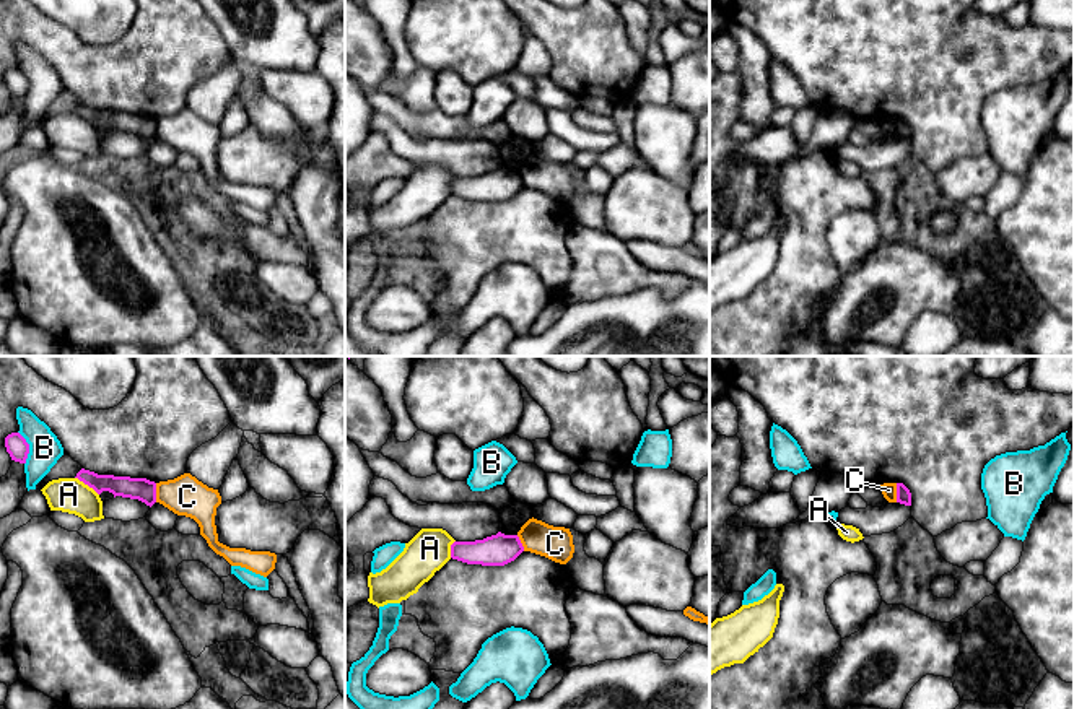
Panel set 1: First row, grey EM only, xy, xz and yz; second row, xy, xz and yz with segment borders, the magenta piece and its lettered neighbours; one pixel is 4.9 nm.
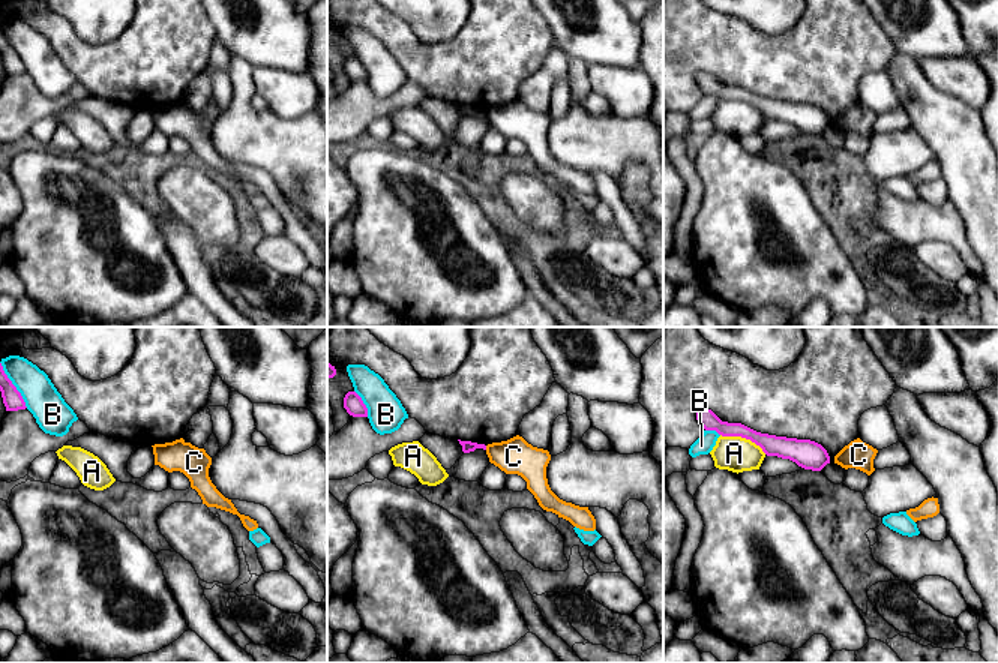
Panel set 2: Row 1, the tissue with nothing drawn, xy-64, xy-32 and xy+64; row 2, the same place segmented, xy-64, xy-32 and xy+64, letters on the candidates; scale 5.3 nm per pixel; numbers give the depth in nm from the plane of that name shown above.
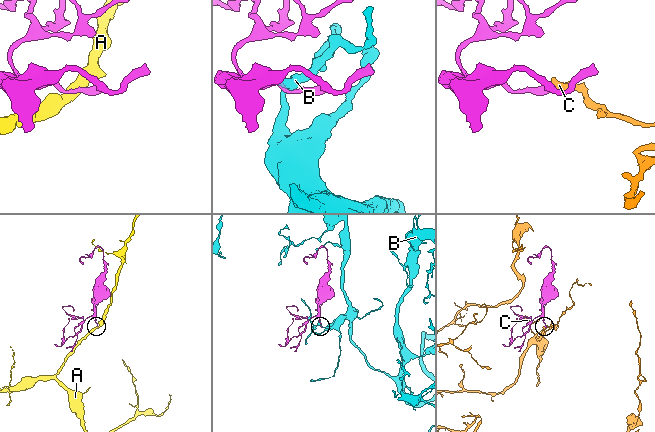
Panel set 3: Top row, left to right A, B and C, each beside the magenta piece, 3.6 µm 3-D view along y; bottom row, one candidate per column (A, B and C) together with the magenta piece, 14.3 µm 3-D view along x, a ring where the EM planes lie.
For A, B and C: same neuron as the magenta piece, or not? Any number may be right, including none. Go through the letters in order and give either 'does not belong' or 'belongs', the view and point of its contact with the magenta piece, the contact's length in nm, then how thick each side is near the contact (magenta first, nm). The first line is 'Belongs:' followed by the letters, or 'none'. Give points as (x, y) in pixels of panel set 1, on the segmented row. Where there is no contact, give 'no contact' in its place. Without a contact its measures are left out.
Belongs: none
A: does not belong; meets magenta in xy at (87, 483); contact 150 nm long; 110 nm thick on the magenta side, 180 nm on the other
B: does not belong; meets magenta in xy at (28, 448); contact 170 nm long; 110 nm thick on the magenta side, 160 nm on the other
C: does not belong; meets magenta in xy at (155, 493); contact 100 nm long; 120 nm thick on the magenta side, 190 nm on the other

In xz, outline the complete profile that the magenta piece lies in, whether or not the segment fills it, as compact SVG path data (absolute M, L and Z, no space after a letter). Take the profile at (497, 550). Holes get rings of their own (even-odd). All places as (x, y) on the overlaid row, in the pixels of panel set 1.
M496 535L487 537L475 542L454 542L451 545L451 558L482 566L504 566L514 561L524 546L517 535Z

